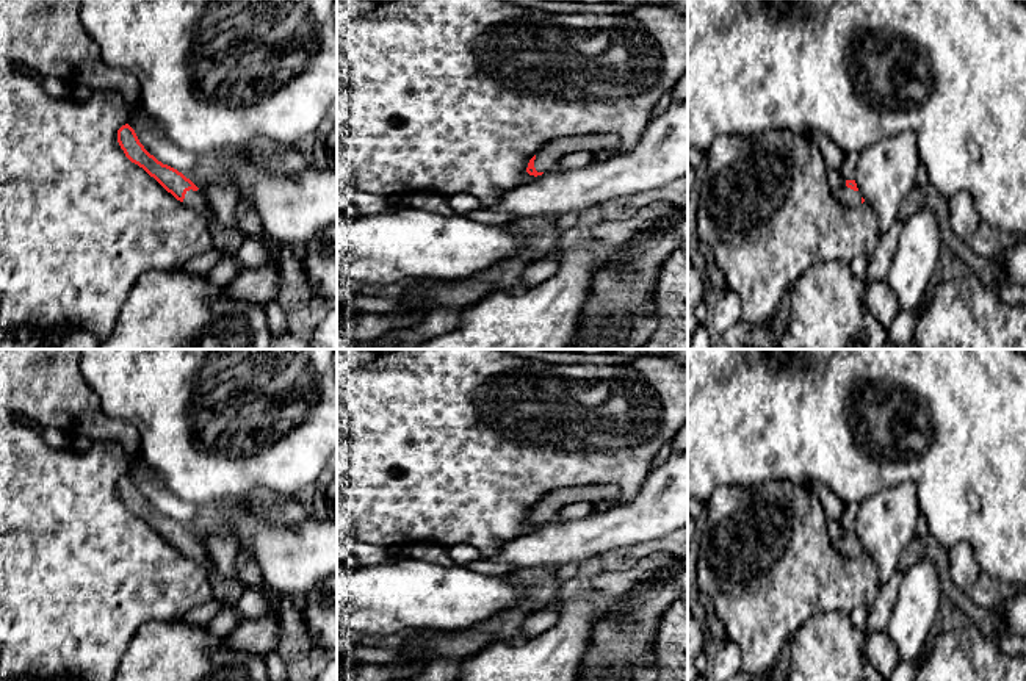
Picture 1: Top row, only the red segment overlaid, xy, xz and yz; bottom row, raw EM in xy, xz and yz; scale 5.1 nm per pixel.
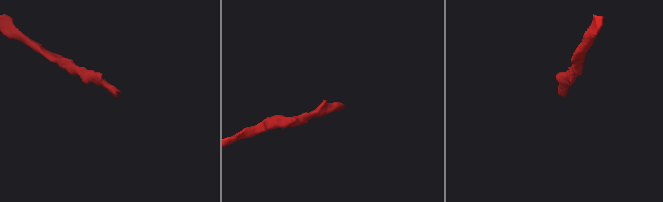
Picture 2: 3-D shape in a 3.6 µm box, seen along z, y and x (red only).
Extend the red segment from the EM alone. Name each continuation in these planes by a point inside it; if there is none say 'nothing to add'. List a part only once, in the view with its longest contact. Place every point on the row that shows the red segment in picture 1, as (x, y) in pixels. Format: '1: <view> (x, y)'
1: xy (195, 199)

